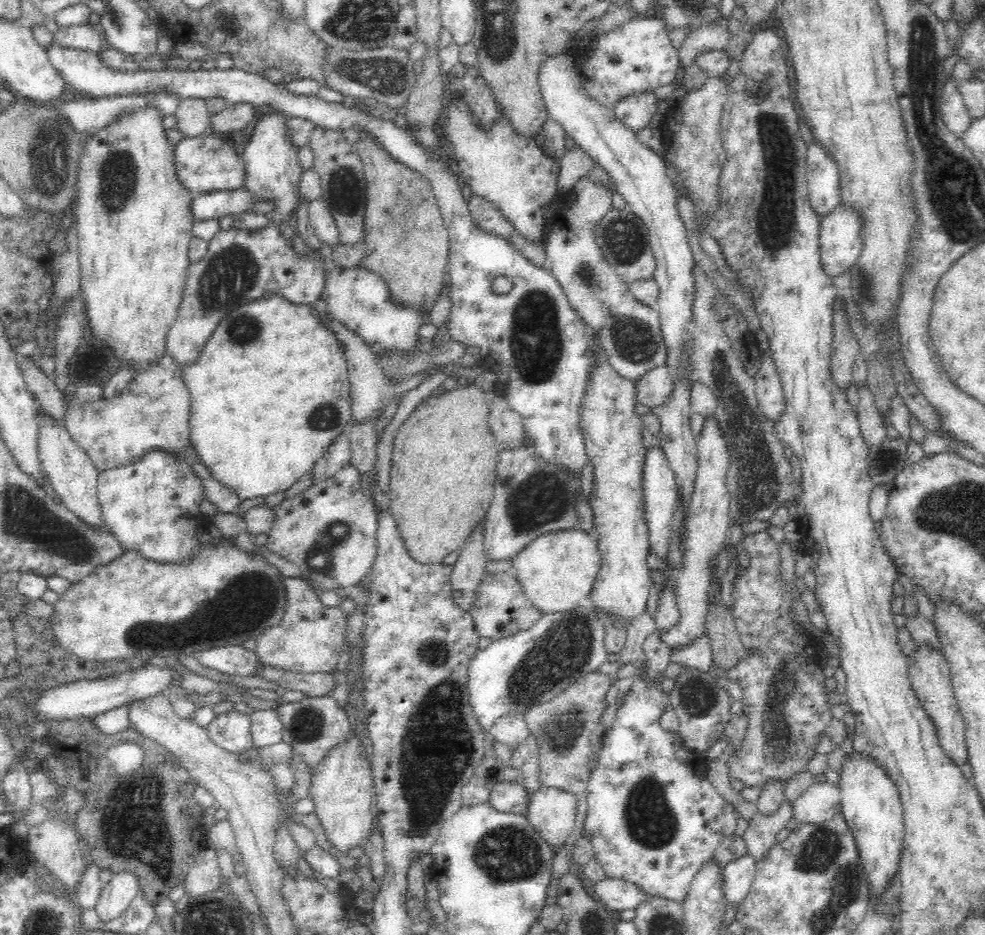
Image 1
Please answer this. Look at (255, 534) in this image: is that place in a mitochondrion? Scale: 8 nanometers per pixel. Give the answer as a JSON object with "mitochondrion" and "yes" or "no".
{"mitochondrion":"no"}

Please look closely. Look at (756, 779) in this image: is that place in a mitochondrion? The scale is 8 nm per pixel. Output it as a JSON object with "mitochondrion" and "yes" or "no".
{"mitochondrion":"no"}

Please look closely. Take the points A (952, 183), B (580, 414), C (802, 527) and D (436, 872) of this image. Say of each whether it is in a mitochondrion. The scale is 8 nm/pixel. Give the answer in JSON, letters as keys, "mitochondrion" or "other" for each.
{"A":"mitochondrion","B":"other","C":"other","D":"other"}

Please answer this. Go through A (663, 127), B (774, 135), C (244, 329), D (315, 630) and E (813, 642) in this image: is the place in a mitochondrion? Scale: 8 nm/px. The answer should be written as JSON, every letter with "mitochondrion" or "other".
{"A":"other","B":"mitochondrion","C":"mitochondrion","D":"other","E":"other"}

